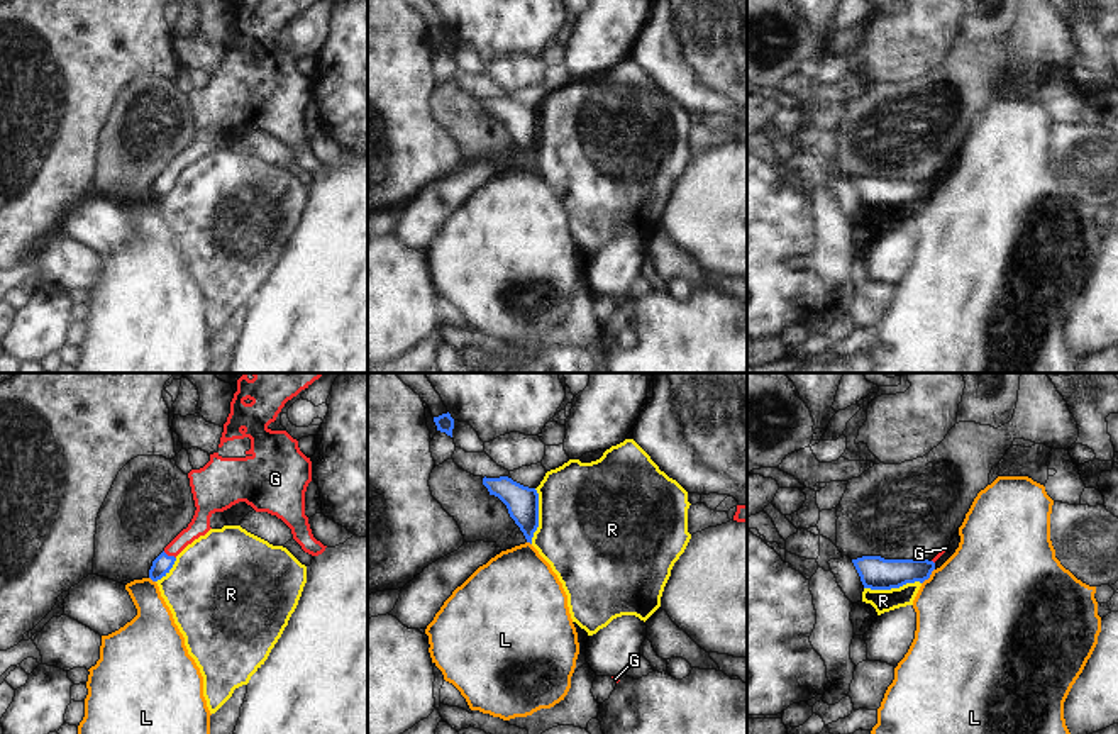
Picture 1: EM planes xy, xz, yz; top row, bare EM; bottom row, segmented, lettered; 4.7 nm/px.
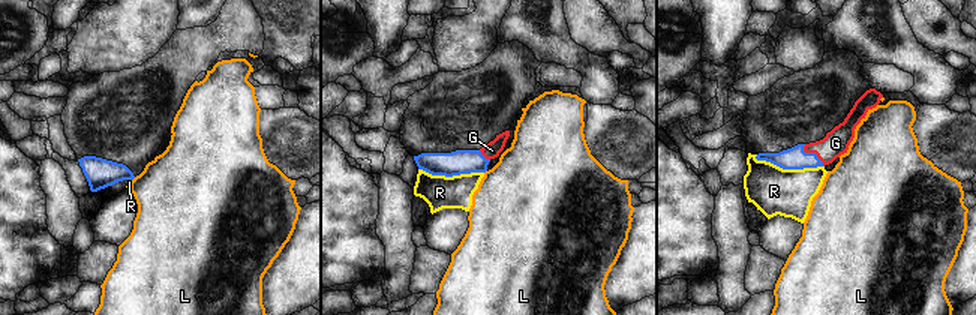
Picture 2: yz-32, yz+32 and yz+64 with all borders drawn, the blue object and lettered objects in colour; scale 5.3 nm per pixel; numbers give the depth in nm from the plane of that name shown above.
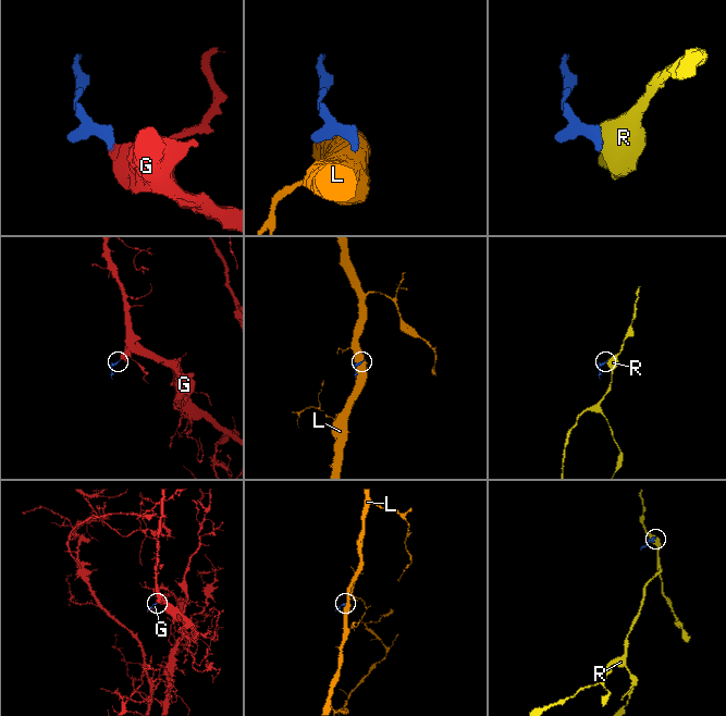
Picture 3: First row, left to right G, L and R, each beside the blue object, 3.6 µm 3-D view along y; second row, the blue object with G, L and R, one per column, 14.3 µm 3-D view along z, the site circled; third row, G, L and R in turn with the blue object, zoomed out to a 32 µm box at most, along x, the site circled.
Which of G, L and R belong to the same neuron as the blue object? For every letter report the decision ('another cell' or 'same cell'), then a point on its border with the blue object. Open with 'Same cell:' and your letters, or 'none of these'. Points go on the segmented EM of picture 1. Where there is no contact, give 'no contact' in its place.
Same cell: G
G: same cell; meets blue in xy at (170, 556)
L: another cell; meets blue in yz at (929, 577)
R: another cell; meets blue in yz at (891, 587)

